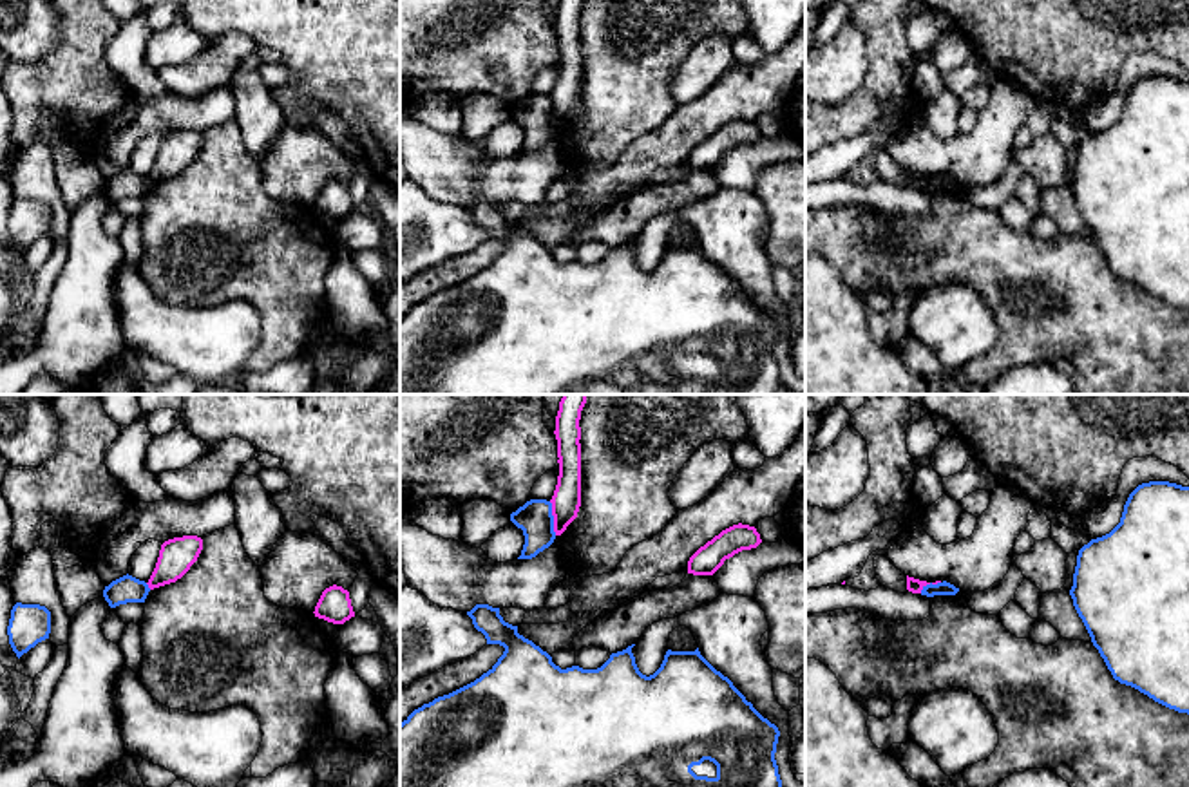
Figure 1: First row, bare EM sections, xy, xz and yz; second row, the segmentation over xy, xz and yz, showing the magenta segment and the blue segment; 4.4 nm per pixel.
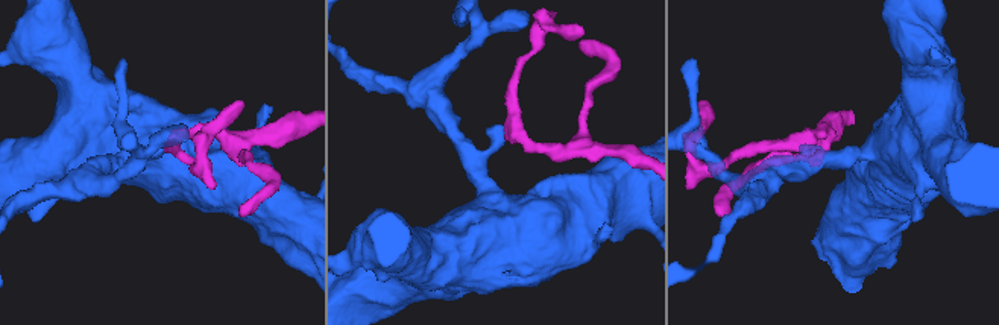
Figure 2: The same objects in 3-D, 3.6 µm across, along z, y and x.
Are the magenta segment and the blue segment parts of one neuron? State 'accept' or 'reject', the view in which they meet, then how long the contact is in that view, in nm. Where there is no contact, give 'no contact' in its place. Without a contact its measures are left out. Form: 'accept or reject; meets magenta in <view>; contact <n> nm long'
reject; meets magenta in xz; contact 160 nm long

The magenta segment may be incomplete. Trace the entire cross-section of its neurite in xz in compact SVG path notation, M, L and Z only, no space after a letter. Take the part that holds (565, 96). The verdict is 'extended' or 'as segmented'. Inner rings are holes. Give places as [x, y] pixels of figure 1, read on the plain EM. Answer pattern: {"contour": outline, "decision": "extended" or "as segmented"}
{"contour": "M559 0L556 11L559 71L552 98L554 127L561 130L581 101L581 5L585 0Z", "decision": "as segmented"}

